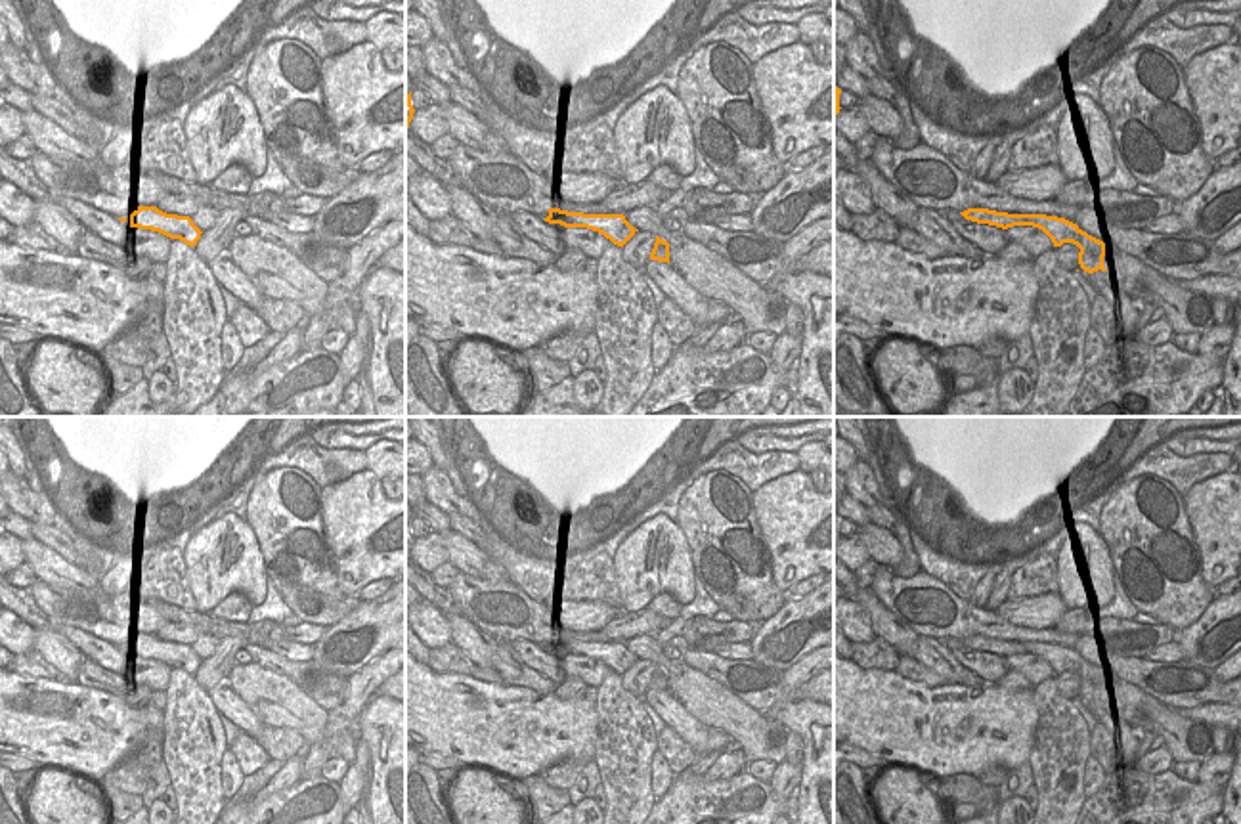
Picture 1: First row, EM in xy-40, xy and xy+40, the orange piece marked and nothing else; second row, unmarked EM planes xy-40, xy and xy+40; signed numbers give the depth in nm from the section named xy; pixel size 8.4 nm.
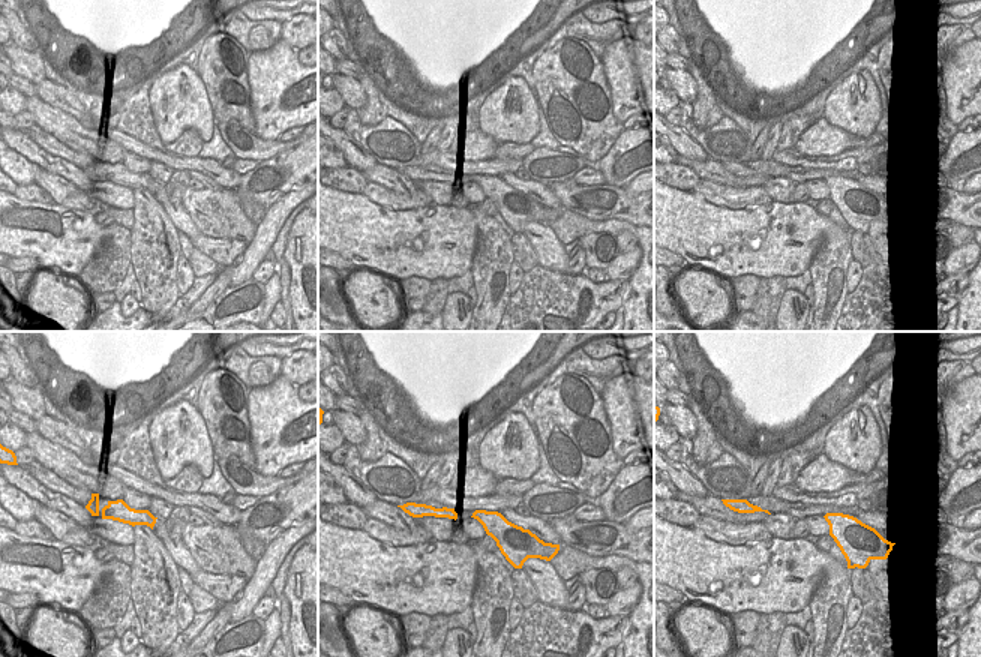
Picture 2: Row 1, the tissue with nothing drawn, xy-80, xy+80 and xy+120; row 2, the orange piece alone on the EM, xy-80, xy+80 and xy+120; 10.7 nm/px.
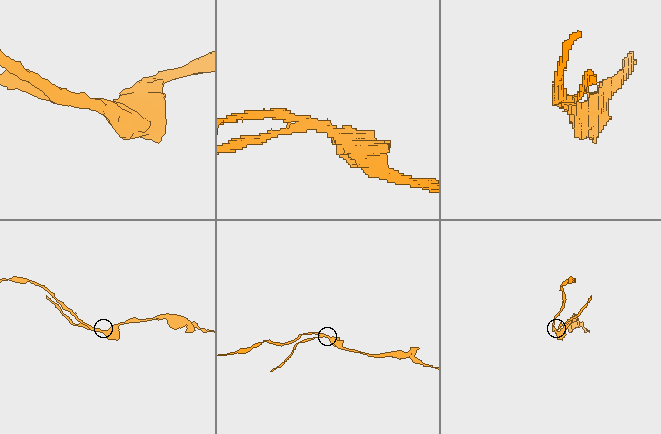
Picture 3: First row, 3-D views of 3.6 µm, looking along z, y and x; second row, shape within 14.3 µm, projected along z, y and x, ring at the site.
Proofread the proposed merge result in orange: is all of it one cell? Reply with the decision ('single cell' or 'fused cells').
fused cells

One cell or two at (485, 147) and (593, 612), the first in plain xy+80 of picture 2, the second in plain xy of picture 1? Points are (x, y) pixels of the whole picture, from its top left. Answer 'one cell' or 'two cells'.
one cell

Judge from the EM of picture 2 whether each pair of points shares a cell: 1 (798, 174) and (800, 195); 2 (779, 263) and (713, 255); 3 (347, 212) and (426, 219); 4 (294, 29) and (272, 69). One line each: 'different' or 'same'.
1: different
2: same
3: same
4: different

